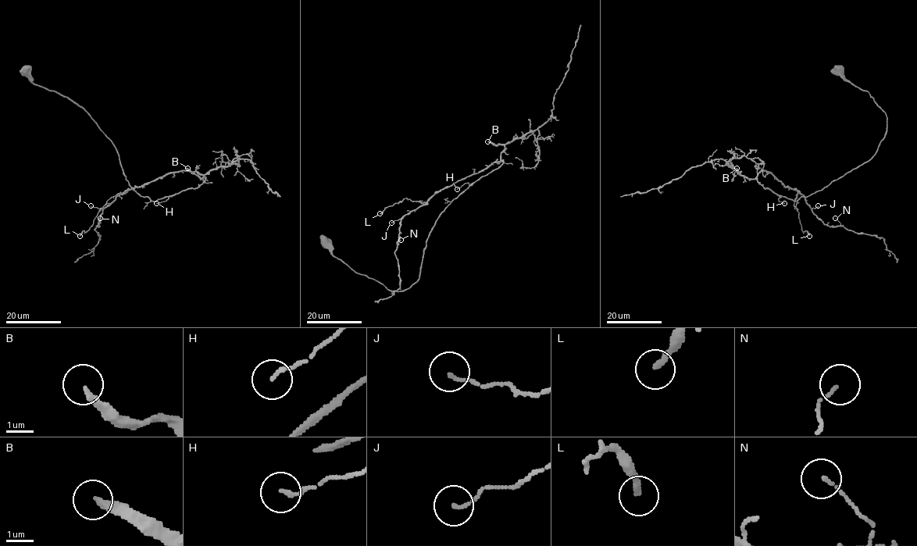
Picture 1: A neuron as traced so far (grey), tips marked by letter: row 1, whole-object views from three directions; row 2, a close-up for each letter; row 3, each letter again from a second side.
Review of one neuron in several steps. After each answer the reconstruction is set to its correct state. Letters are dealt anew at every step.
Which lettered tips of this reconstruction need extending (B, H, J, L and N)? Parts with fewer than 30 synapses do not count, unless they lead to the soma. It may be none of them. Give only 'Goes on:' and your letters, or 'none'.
Goes on: B

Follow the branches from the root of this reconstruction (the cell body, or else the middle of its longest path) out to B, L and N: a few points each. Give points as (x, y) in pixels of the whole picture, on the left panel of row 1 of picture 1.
B: (26, 72), (87, 113), (139, 194), (156, 201), (197, 188), (204, 176), (187, 168)
L: (26, 72), (87, 113), (139, 194), (156, 201), (203, 180), (179, 170), (128, 188), (111, 197), (80, 236)
N: (26, 72), (87, 113), (139, 194), (156, 201), (203, 180), (170, 173), (119, 194), (98, 226), (100, 218)

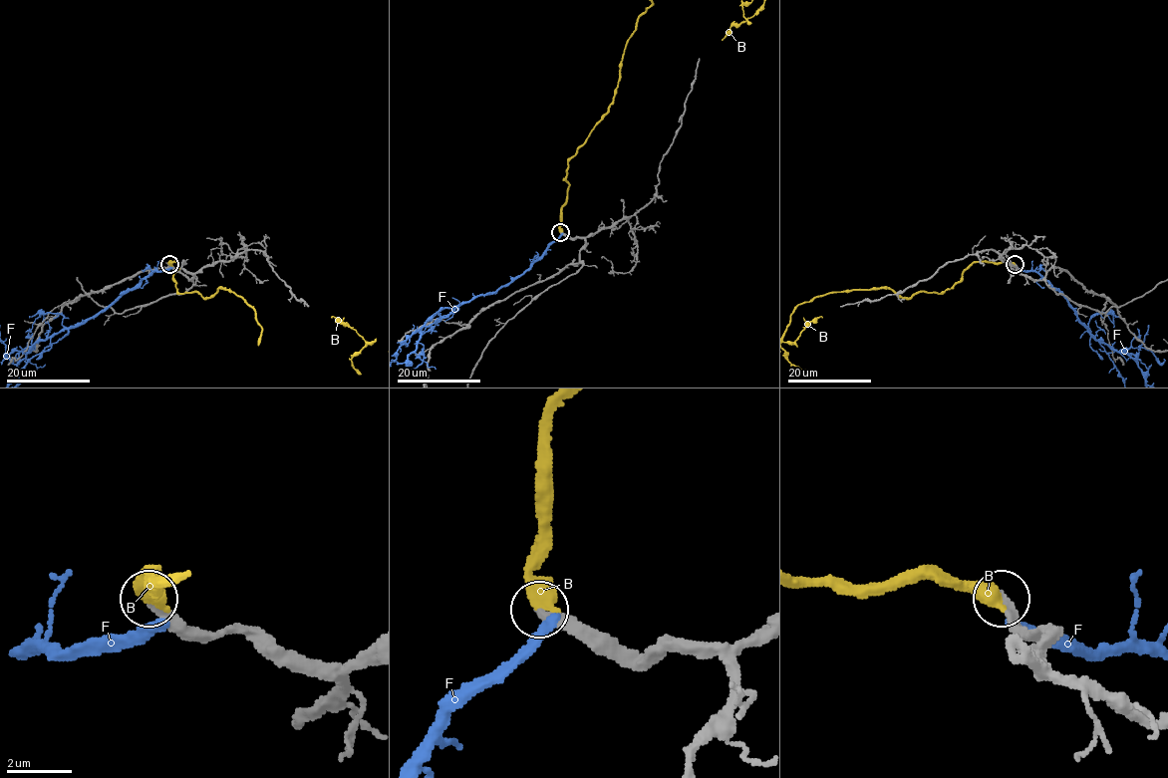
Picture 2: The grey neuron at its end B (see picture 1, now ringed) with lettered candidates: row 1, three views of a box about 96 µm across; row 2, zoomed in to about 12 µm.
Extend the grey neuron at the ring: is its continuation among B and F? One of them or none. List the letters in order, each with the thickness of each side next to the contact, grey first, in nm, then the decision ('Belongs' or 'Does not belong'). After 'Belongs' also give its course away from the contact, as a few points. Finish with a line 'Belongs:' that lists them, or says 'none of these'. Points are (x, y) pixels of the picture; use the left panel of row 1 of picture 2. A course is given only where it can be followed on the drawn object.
B: Thickness 360 nm (grey) against 500 nm. Belongs
F: Thickness 460 nm (grey) against 320 nm. Does not belong
Belongs: B

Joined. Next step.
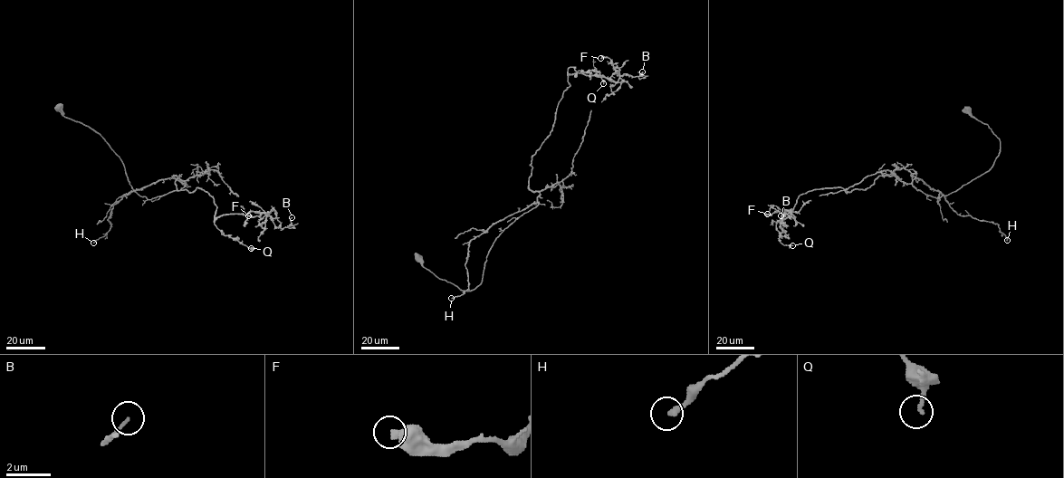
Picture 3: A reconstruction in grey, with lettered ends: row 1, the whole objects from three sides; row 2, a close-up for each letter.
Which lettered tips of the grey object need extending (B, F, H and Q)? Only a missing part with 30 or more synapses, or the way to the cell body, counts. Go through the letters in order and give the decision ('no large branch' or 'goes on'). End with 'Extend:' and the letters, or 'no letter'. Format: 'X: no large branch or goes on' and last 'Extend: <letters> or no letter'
B: no large branch
F: no large branch
H: no large branch
Q: no large branch
Extend: no letter

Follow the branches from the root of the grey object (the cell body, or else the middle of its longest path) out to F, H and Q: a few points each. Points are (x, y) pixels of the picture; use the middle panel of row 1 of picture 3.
F: (418, 258), (461, 291), (480, 283), (495, 239), (539, 204), (530, 164), (568, 75), (618, 81), (600, 58)
H: (418, 258), (439, 278), (473, 290), (495, 239), (539, 203), (471, 240), (468, 288), (451, 298)
Q: (418, 258), (461, 291), (479, 285), (495, 239), (539, 204), (530, 164), (568, 69), (597, 71), (603, 83)

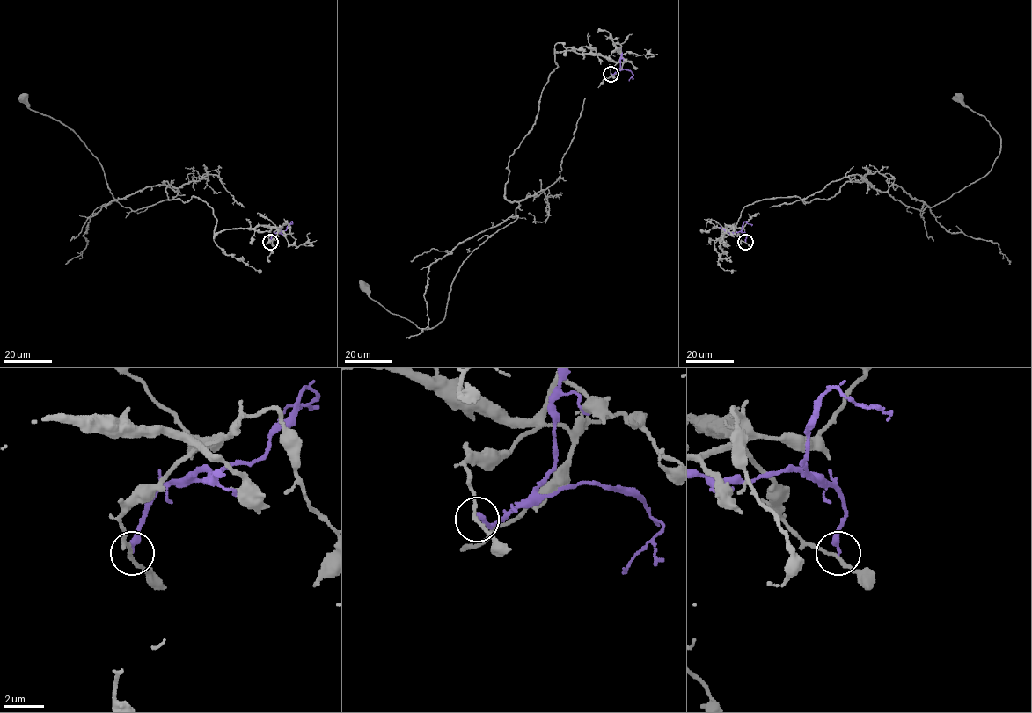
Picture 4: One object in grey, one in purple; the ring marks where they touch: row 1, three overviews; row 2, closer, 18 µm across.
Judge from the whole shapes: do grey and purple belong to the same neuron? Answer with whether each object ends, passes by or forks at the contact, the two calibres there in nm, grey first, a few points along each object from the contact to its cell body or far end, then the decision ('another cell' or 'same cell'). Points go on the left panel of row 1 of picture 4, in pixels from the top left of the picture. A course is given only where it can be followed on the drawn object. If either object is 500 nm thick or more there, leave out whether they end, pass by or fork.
grey passes by; purple ends; calibres 160 and 280 nm; course grey (269, 242), (214, 236), (167, 181), (125, 207), (24, 99); course purple (269, 242), (274, 233), (285, 230), (292, 222), (288, 224); another cell

